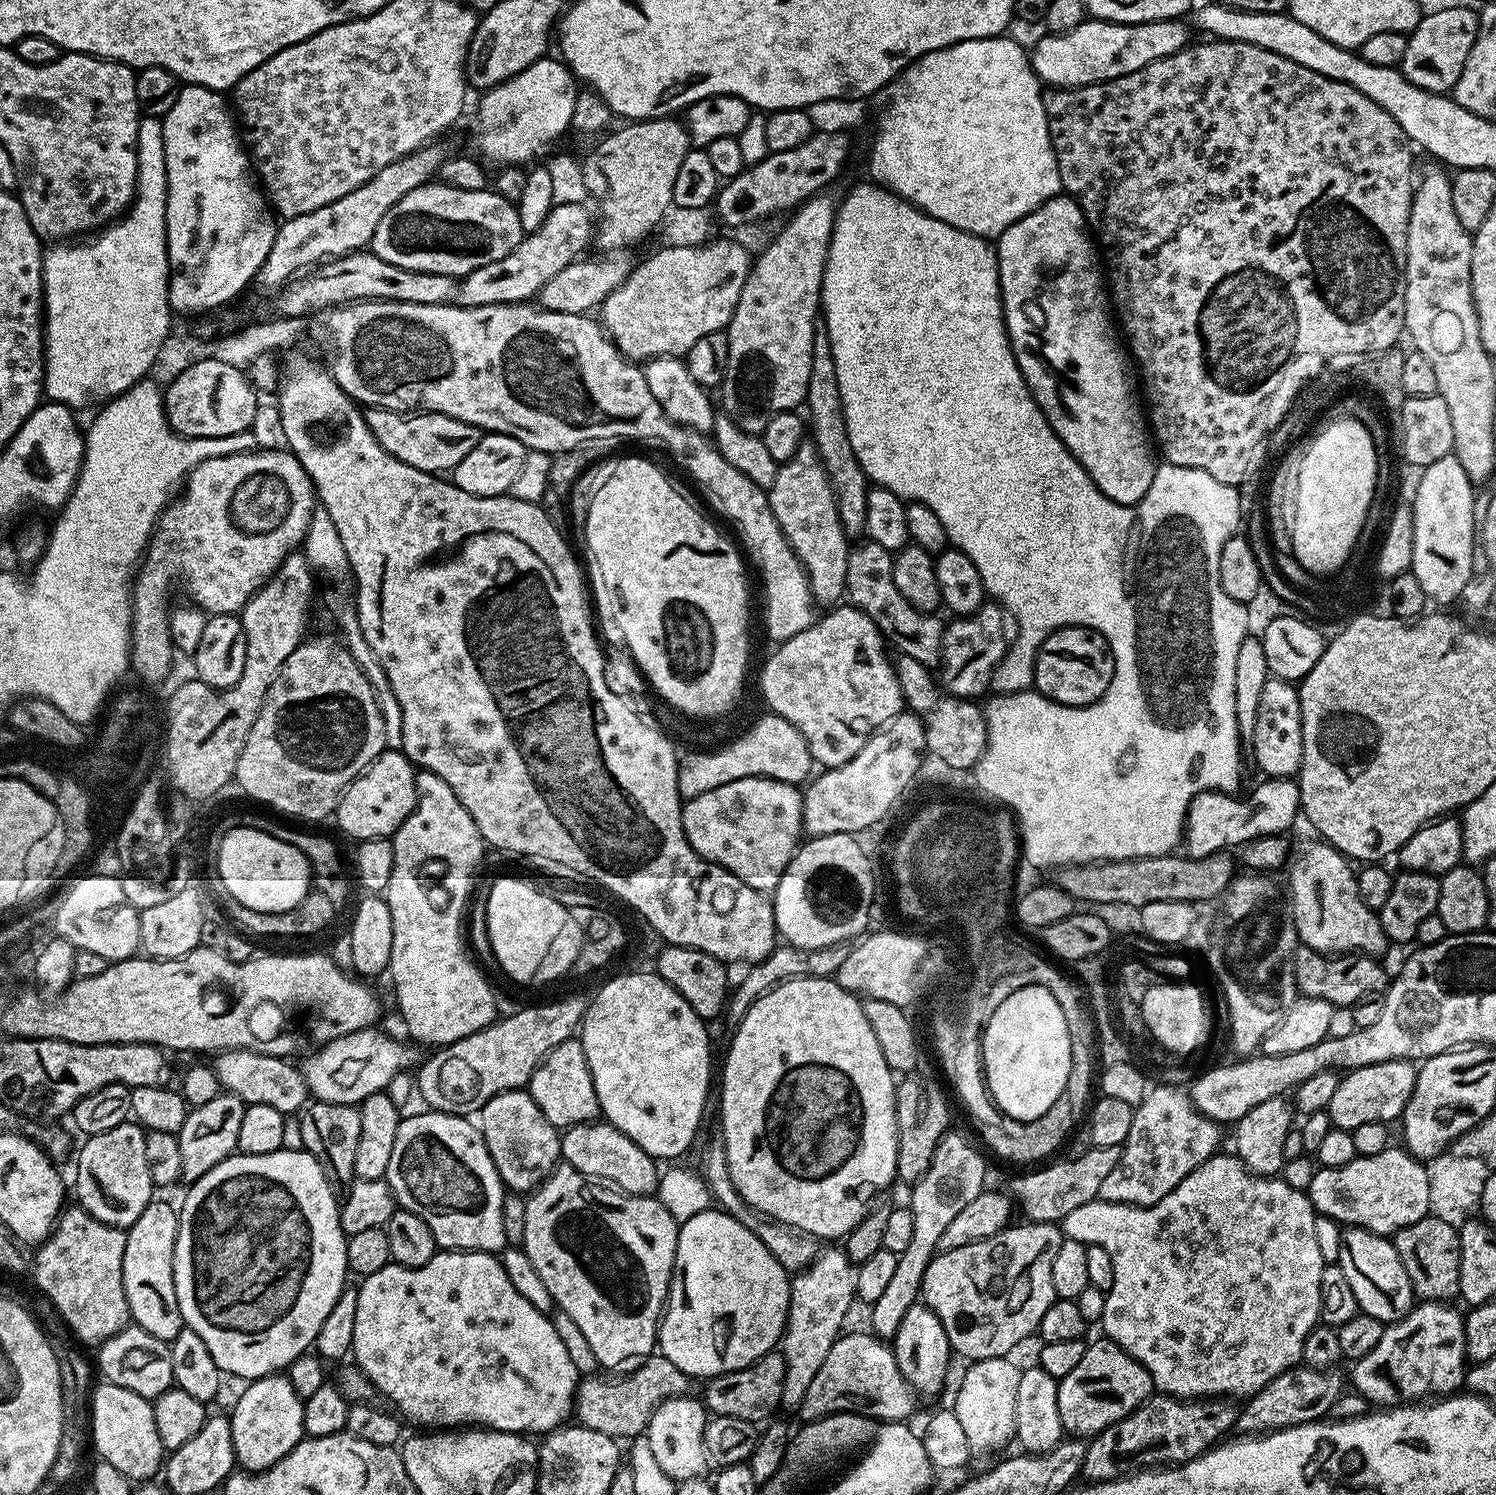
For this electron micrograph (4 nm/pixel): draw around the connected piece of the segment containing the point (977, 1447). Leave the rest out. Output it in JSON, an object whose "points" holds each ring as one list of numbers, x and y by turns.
{"points":[[999,1356,969,1363,967,1367,960,1380,960,1389,956,1392,954,1404,958,1422,963,1427,966,1439,970,1442,970,1450,974,1454,996,1452,1008,1443,1012,1444,1016,1435,1015,1402,1021,1365,1016,1365,1008,1356]]}

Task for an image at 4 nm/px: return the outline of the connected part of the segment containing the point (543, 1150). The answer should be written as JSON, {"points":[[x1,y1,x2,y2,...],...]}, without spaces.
{"points":[[503,1092,490,1098,490,1102,486,1102,486,1106,478,1114,478,1120,482,1125,484,1141,490,1150,490,1158,494,1158,500,1181,509,1193,535,1192,536,1187,561,1163,561,1133,544,1117,531,1092]]}

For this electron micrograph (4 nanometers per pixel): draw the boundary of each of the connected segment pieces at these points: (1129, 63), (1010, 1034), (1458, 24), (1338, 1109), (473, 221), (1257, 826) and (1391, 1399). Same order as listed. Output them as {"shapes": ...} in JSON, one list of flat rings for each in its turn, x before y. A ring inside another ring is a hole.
{"shapes":[[[1088,18,1069,32,1044,34,1030,48,1032,68,1041,85,1052,88,1081,88,1087,84,1099,84,1101,80,1122,78,1134,74,1134,70,1142,70,1142,66,1150,66,1150,62,1158,62,1189,47,1189,25,1184,22,1177,18,1145,24,1115,24]],[[1030,985,1016,990,1003,1000,993,1016,987,1020,982,1033,983,1077,991,1103,999,1111,1015,1120,1042,1118,1058,1098,1065,1095,1070,1066,1072,1065,1072,1046,1074,1037,1068,1029,1070,1017,1064,1013,1058,998,1042,986]],[[1440,8,1437,12,1421,15,1420,25,1408,36,1408,45,1404,55,1402,71,1404,77,1414,86,1418,86,1427,92,1451,93,1453,86,1458,82,1462,74,1462,66,1466,66,1466,58,1470,54,1470,46,1476,41,1476,31,1480,28,1480,22,1475,11,1468,8]],[[1391,1060,1378,1062,1374,1066,1354,1068,1347,1074,1341,1075,1338,1090,1334,1090,1334,1098,1330,1098,1326,1109,1332,1126,1352,1133,1358,1126,1367,1123,1382,1123,1388,1126,1392,1124,1391,1120,1399,1121,1406,1110,1406,1102,1410,1102,1410,1094,1414,1092,1417,1071,1417,1065,1413,1061]],[[429,182,410,190,402,202,386,210,370,248,378,258,394,262,402,270,463,278,486,262,506,258,524,235,515,203,495,190,467,192,443,182]],[[1264,778,1252,788,1245,800,1235,800,1235,795,1223,792,1199,792,1190,802,1184,819,1182,837,1183,855,1206,858,1215,852,1239,849,1263,836,1287,833,1288,827,1301,815,1300,786,1292,778]],[[1430,1300,1417,1303,1401,1320,1387,1325,1378,1338,1378,1346,1366,1358,1351,1365,1350,1384,1357,1388,1372,1406,1396,1406,1401,1402,1424,1402,1429,1398,1443,1398,1459,1393,1464,1388,1464,1374,1469,1363,1466,1350,1464,1316,1451,1303]]]}

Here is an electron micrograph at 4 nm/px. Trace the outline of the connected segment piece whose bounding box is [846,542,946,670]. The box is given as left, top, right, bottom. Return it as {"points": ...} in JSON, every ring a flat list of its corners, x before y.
{"points":[[863,542,851,549,848,553,848,565,846,566,846,596,855,607,861,608,867,613,871,620,879,626,881,632,890,641,893,649,897,648,897,653,914,658,918,662,922,662,929,670,935,669,940,663,940,655,944,649,944,629,945,621,939,620,939,615,930,612,920,612,914,606,910,606,910,602,906,602,906,598,902,598,902,594,898,594,898,586,894,586,894,578,892,577,892,558,893,553,886,551,882,546,871,542]]}

